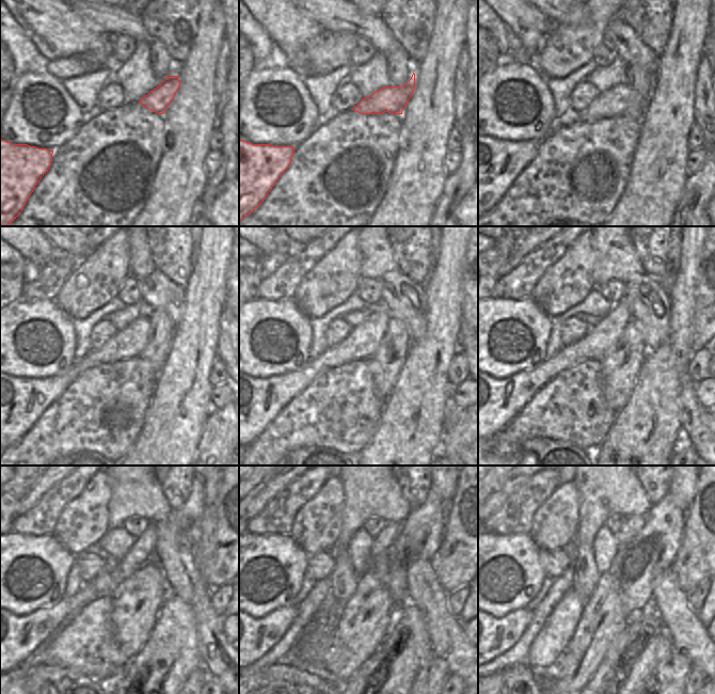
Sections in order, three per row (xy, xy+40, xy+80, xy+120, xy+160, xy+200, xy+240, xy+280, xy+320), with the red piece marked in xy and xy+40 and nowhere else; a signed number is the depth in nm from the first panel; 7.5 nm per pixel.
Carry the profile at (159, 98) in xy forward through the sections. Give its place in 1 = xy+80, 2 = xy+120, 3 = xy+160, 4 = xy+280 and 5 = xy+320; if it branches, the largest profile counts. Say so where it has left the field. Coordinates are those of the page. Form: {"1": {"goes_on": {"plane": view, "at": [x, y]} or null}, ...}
{"1": {"goes_on": {"plane": "xy+80", "at": [614, 101]}}, "2": {"goes_on": {"plane": "xy+120", "at": [21, 401]}}, "3": {"goes_on": {"plane": "xy+160", "at": [260, 400]}}, "4": {"goes_on": {"plane": "xy+280", "at": [260, 634]}}, "5": {"goes_on": {"plane": "xy+320", "at": [499, 634]}}}

